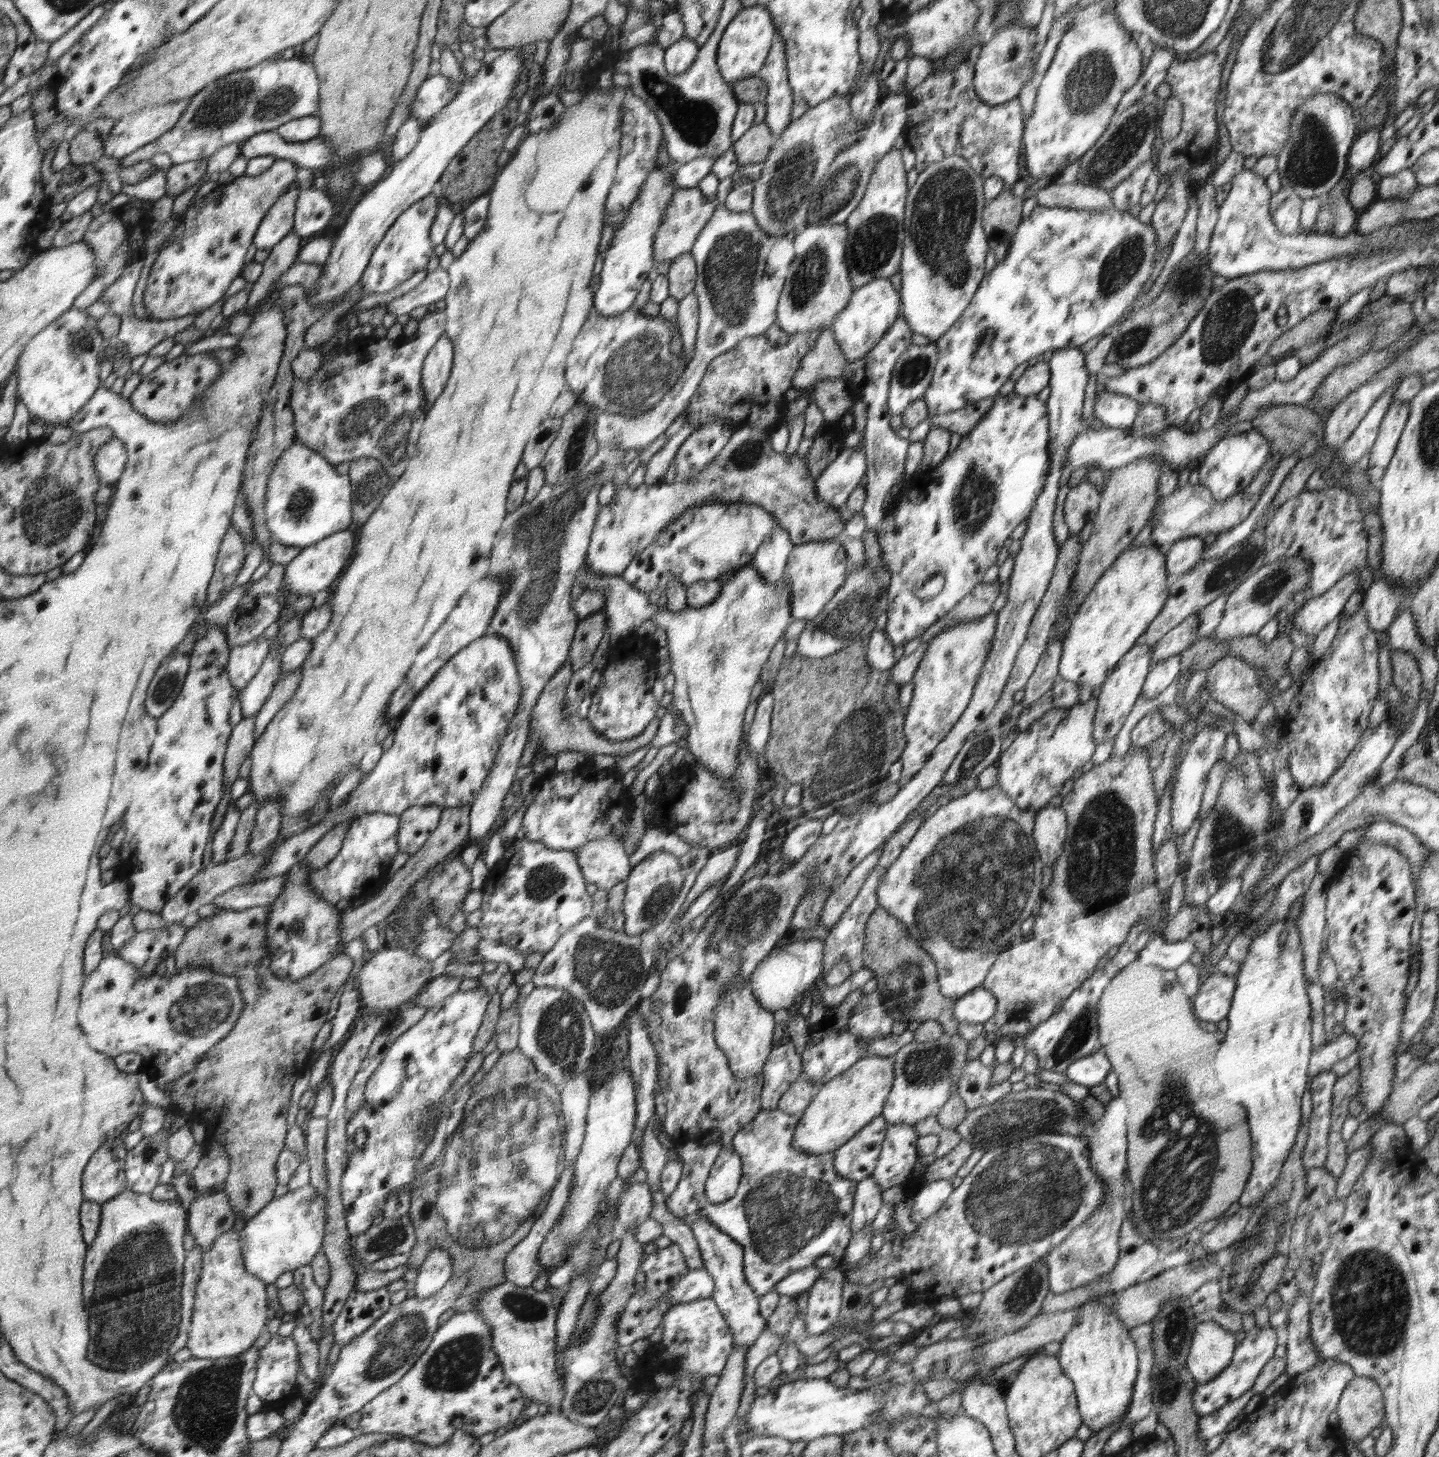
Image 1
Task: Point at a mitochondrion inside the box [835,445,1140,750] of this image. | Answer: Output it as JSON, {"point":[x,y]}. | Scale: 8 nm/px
{"point":[972,501]}

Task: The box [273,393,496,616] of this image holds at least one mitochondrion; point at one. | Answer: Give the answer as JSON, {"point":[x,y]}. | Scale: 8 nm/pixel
{"point":[370,487]}

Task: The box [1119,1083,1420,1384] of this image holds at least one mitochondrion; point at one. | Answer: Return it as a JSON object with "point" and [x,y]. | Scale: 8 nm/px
{"point":[1369,1301]}

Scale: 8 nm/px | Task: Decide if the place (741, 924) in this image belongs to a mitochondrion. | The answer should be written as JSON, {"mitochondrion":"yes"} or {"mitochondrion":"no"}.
{"mitochondrion":"yes"}

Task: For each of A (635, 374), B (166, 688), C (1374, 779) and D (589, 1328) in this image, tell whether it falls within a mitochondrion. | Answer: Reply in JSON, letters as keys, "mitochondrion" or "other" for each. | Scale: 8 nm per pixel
{"A":"mitochondrion","B":"mitochondrion","C":"other","D":"mitochondrion"}

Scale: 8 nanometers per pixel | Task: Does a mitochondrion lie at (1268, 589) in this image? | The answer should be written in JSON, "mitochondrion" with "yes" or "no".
{"mitochondrion":"yes"}

